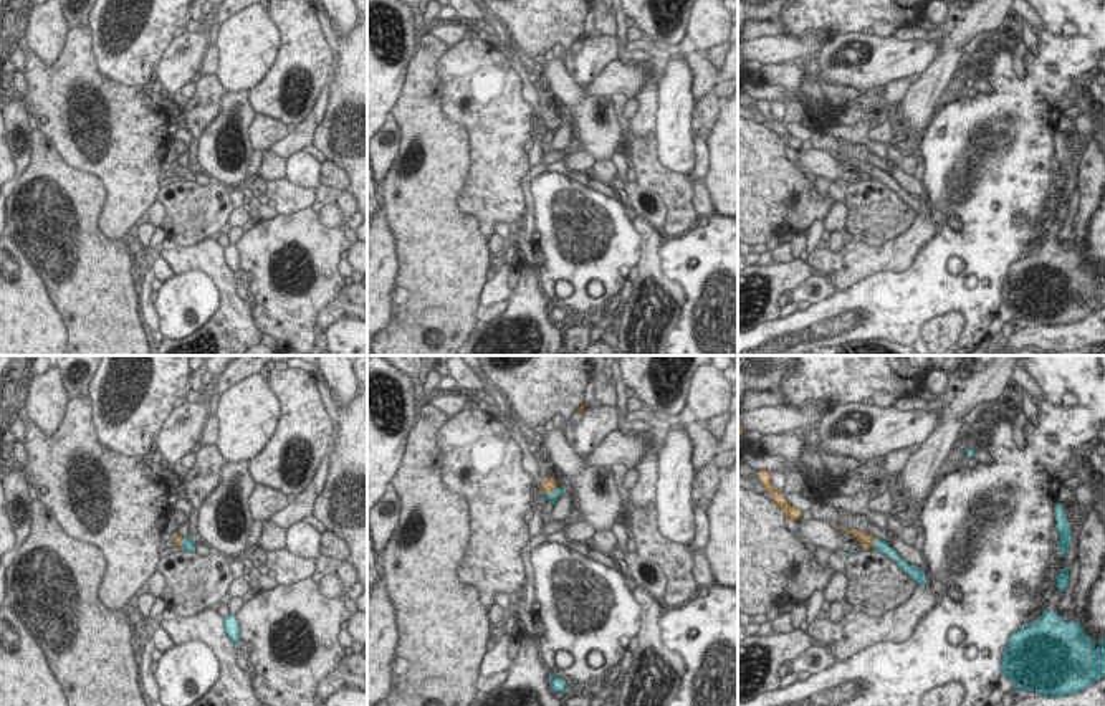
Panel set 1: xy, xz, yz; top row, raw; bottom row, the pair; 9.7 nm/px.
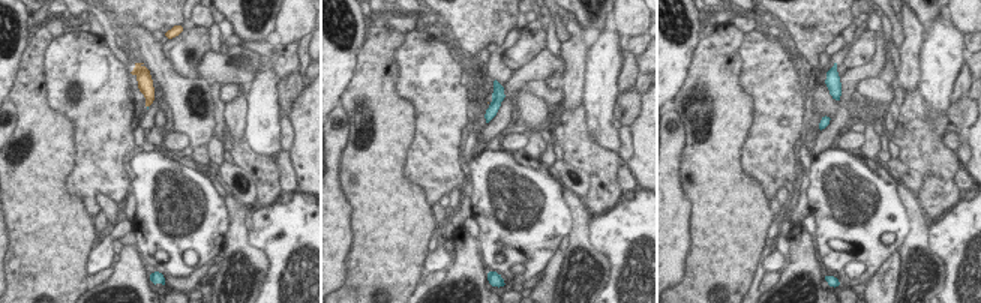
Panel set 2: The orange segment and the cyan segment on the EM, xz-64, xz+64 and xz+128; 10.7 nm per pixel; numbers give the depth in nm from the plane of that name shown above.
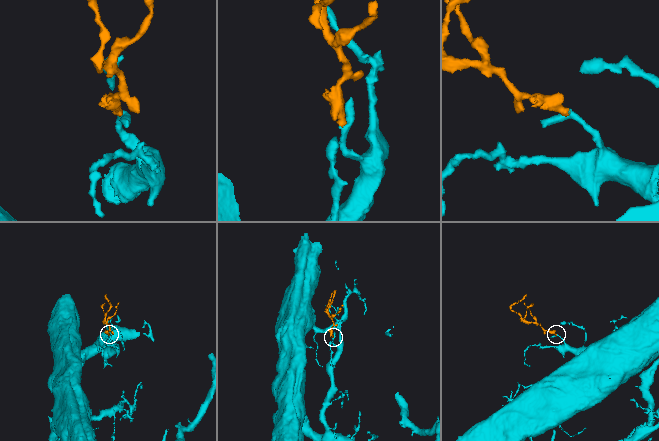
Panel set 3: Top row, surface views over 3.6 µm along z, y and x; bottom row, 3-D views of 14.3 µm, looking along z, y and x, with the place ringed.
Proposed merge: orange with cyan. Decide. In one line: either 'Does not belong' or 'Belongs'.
Belongs

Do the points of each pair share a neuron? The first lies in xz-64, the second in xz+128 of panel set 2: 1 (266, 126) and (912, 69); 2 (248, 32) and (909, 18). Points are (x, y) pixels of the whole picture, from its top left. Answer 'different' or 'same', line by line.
1: different
2: different

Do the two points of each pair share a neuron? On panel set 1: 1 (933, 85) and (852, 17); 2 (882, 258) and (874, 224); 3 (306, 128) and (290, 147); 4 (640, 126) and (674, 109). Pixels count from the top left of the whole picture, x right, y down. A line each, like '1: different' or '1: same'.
1: different
2: different
3: same
4: different

